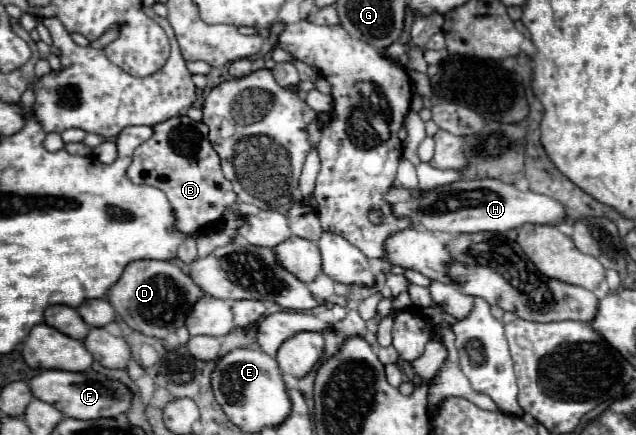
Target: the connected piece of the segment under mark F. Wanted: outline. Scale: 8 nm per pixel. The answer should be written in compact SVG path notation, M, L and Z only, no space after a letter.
M58 369L40 371L28 381L28 387L36 399L54 405L58 411L62 411L64 417L72 417L72 419L116 417L120 413L126 413L130 407L130 391L122 383L110 381L108 377L94 371L86 371L86 373L68 373Z

